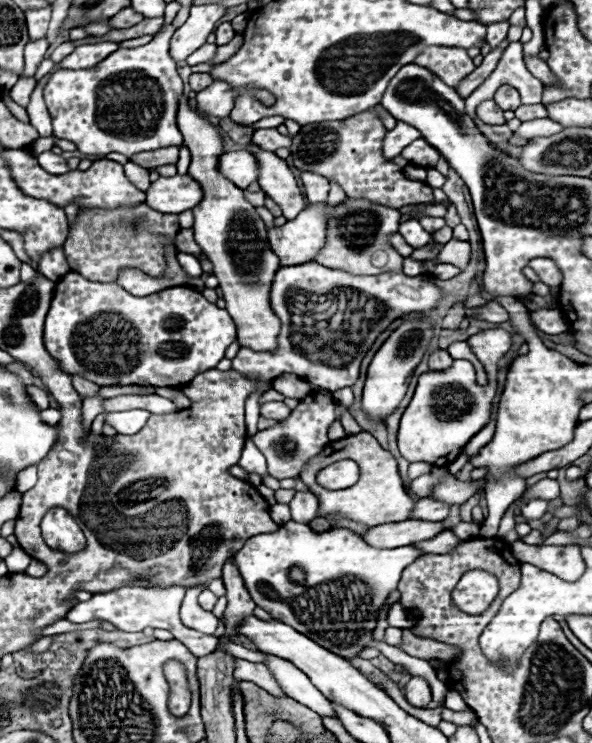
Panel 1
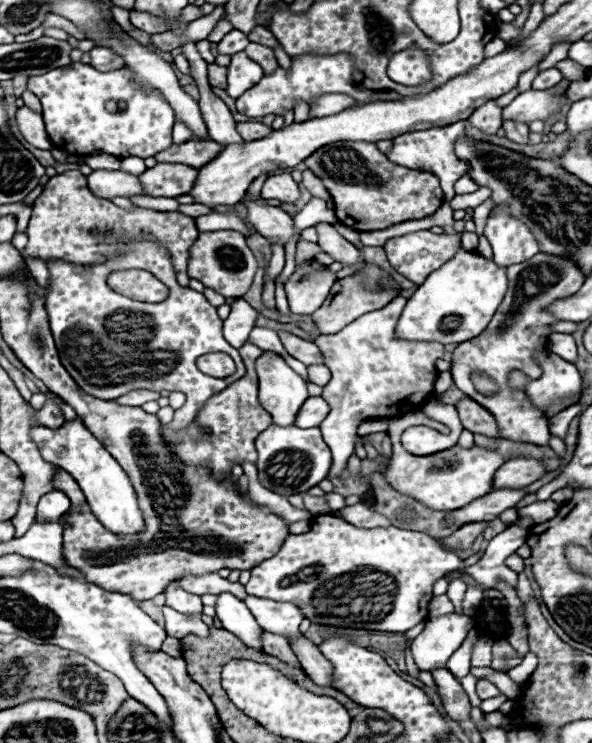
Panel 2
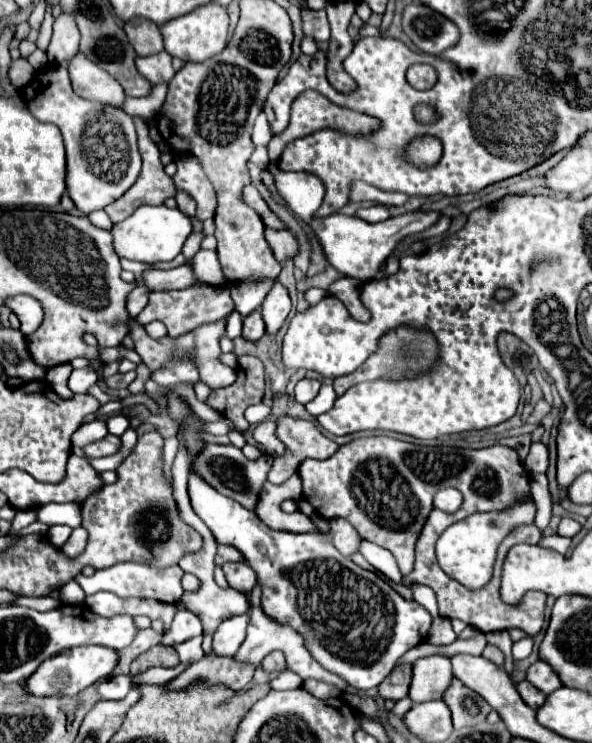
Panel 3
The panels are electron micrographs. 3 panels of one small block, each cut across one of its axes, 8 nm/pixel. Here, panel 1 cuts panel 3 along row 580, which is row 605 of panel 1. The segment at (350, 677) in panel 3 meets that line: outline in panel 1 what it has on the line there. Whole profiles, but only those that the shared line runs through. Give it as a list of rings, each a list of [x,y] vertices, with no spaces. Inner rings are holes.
[[[286,522],[276,532],[258,534],[246,540],[242,550],[234,556],[244,584],[258,606],[262,606],[274,620],[280,620],[304,636],[316,640],[322,648],[344,656],[346,660],[356,658],[374,638],[372,632],[378,622],[378,612],[386,604],[390,592],[396,590],[400,572],[424,556],[414,546],[404,548],[372,548],[364,538],[348,528],[332,528],[326,532],[314,532],[308,524]]]

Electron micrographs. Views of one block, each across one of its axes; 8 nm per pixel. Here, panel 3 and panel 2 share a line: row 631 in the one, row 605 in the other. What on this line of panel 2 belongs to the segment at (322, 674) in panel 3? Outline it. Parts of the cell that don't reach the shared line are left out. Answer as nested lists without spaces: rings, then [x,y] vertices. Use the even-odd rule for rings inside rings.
[[[248,596],[244,602],[266,632],[276,632],[286,640],[294,640],[302,636],[298,626],[304,620],[304,616],[298,606],[290,602],[274,602],[274,600],[256,598],[256,596]]]

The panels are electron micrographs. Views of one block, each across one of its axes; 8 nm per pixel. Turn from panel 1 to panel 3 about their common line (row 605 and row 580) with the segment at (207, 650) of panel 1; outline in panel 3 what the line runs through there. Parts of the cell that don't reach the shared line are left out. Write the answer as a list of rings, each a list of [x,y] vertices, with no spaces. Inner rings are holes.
[[[116,564],[112,568],[106,568],[106,570],[96,570],[94,576],[82,576],[78,574],[76,580],[78,584],[82,586],[82,590],[86,594],[94,594],[94,592],[100,592],[100,590],[108,590],[108,592],[114,592],[122,598],[126,596],[138,596],[138,598],[151,598],[160,602],[168,602],[168,604],[174,604],[180,596],[182,596],[182,580],[184,572],[180,566],[170,566],[170,568],[164,568],[164,570],[156,570],[148,564]]]

